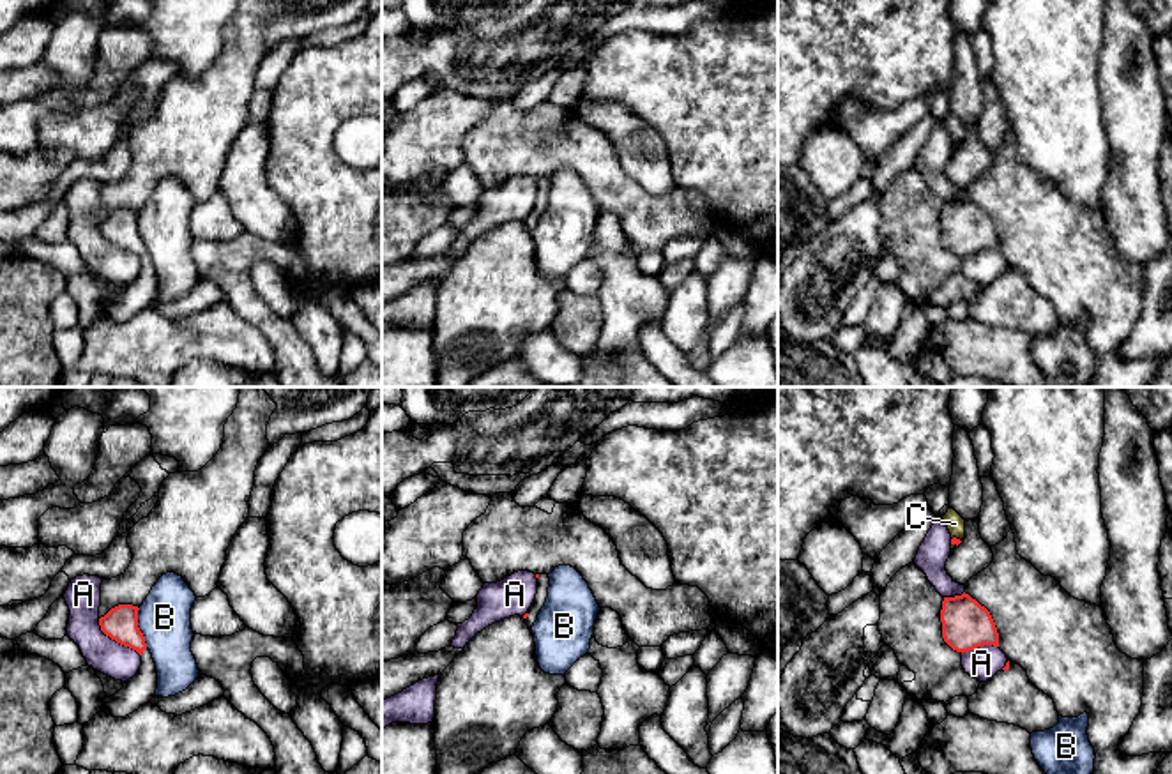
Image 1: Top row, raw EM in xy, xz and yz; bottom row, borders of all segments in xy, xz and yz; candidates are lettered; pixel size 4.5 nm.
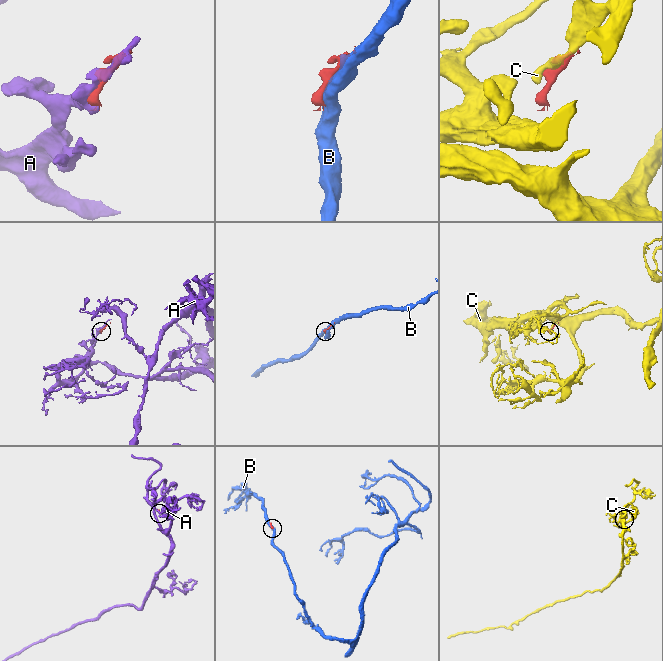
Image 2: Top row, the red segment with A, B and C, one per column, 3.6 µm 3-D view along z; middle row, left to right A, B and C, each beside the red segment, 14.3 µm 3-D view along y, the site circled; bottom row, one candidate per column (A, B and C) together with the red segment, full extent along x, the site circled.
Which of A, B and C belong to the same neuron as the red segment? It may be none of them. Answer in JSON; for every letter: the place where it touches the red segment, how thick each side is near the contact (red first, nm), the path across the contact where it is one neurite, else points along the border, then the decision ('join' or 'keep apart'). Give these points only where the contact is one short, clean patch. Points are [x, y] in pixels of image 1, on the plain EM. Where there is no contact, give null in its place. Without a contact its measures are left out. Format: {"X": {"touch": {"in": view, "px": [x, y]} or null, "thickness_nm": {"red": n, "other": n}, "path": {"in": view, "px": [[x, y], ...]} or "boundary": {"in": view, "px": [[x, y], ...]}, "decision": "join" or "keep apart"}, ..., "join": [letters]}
{"A": {"touch": {"in": "xy", "px": [115, 244]}, "thickness_nm": {"red": 160, "other": 160}, "decision": "keep apart"}, "B": {"touch": {"in": "xy", "px": [138, 232]}, "thickness_nm": {"red": 160, "other": 240}, "decision": "keep apart"}, "C": {"touch": {"in": "yz", "px": [955, 142]}, "thickness_nm": {"red": 30, "other": 90}, "decision": "keep apart"}, "join": []}

